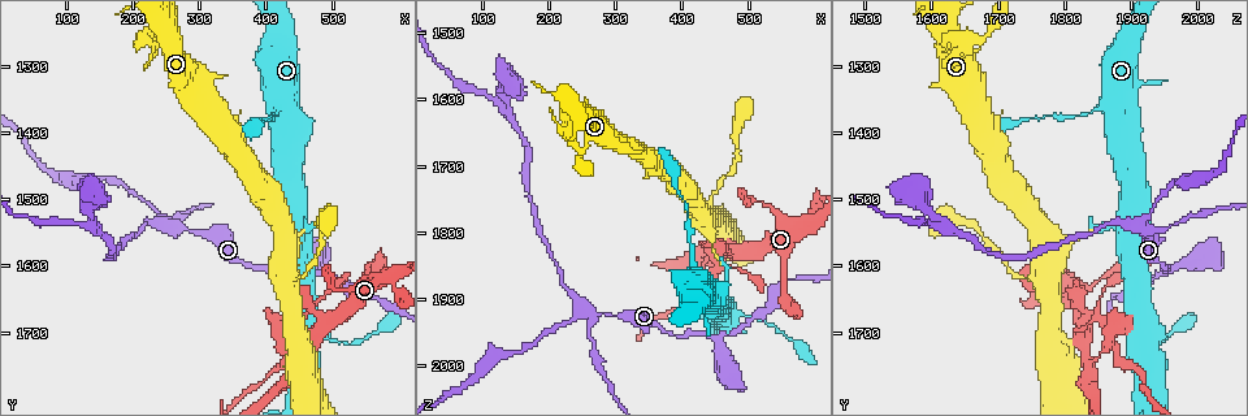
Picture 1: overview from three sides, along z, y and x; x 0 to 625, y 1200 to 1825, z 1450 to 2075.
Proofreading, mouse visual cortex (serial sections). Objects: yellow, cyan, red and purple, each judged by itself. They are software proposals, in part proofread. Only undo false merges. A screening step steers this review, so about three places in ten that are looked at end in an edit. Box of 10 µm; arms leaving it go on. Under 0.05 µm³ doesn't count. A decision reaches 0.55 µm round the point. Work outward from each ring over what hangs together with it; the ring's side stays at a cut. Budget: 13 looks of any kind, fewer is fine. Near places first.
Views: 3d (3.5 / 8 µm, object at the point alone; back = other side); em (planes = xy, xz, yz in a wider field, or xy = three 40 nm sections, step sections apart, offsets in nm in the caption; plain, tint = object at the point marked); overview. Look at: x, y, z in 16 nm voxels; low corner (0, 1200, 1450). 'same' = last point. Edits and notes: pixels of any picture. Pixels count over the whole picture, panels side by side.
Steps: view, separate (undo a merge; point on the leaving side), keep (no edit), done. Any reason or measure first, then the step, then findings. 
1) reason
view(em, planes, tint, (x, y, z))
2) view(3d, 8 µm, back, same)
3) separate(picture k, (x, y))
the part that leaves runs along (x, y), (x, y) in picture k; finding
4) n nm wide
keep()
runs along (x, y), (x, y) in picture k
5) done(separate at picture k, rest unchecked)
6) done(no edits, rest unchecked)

calibre changes
view(3d, 8 µm, (450, 1605, 1955))

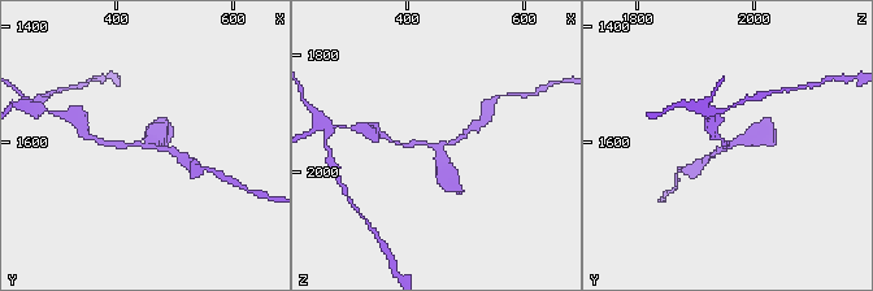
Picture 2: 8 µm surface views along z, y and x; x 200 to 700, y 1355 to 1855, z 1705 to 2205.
zoom in
view(3d, 3.5 µm, same)

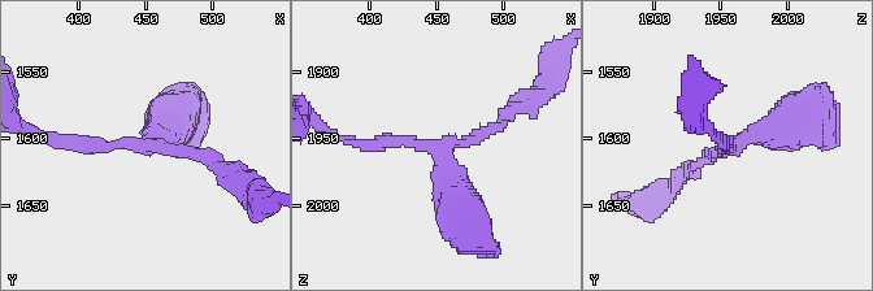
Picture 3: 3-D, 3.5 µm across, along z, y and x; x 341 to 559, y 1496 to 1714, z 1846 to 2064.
3 arms; arms of 150, 150, 450 nm; need the tissue
view(em, planes, tint, (444, 1602, 1958))

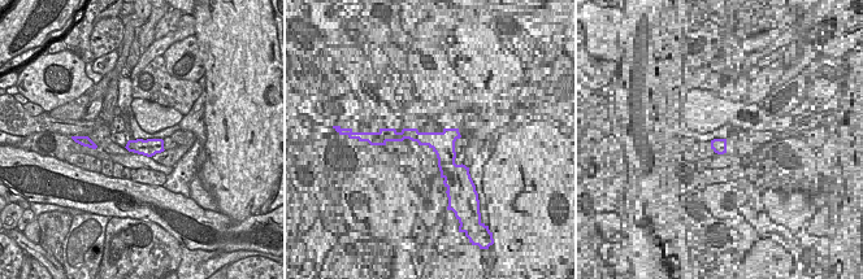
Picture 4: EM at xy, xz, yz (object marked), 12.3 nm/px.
220 nm wide
keep()
runs along (346, 140), (430, 147), (461, 213) in picture 3; continuous, no second cell

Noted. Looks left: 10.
sudden change in width
view(3d, 3.5 µm, back, (430, 1715, 1865))

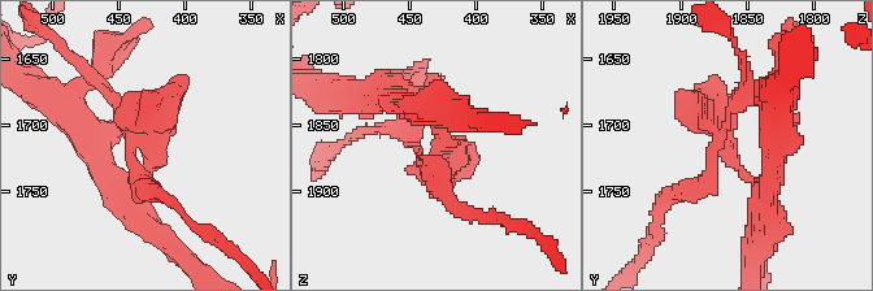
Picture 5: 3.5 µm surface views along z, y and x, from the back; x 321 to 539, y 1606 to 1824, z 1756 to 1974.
separate(picture 5, (698, 192))
the part that leaves runs along (716, 152), (652, 229) in picture 5; a second cell is stuck on

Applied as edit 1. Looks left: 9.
view(overview)

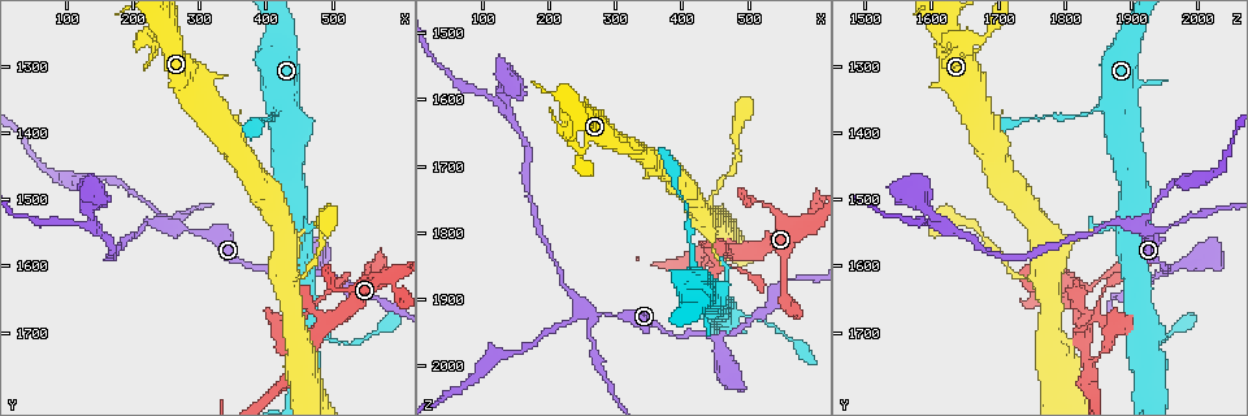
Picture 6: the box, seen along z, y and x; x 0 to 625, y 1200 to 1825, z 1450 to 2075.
branch point
view(3d, 3.5 µm, (435, 1630, 1780))

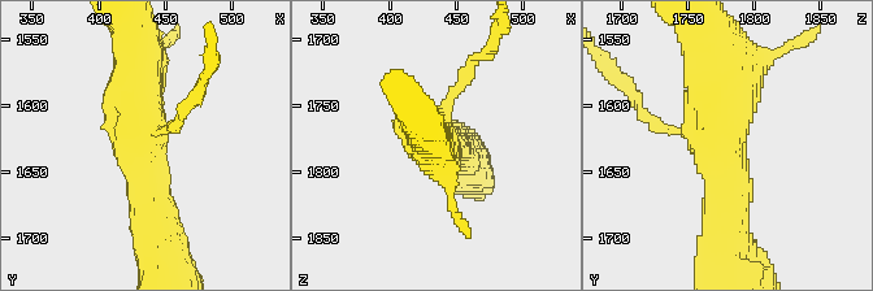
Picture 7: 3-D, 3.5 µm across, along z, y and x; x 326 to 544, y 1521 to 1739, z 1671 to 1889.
view(em, xy, step 5, tint, (434, 1628, 1778))

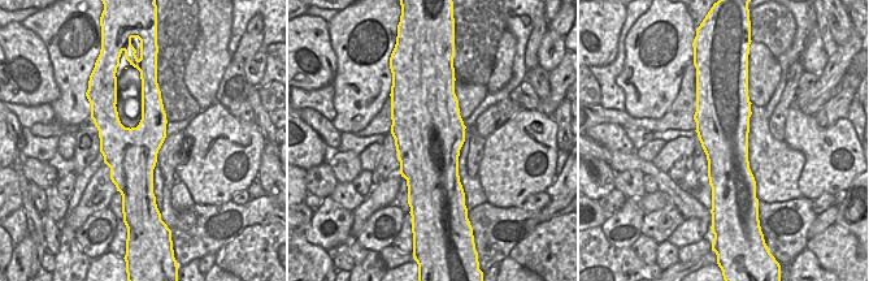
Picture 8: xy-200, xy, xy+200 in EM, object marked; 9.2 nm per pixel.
keep()
runs along (143, 53), (143, 182), (155, 230) in picture 7; one cell here

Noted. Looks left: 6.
four arms meet
view(3d, 3.5 µm, (255, 1540, 1910))

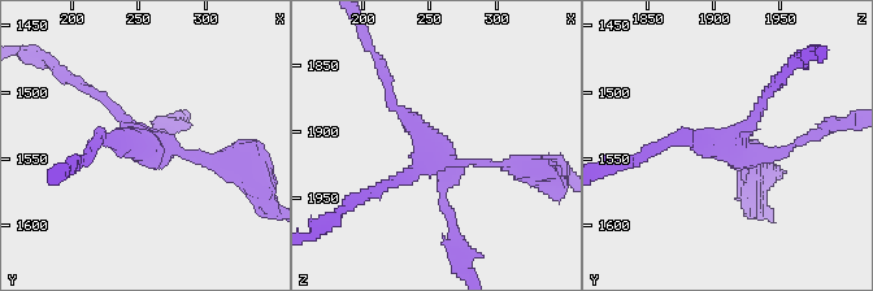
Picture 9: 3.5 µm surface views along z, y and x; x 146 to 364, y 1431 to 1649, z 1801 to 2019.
4 arms; arms of 100, 150, 150, 150 nm
view(em, xy, step 3, tint, (254, 1540, 1912))

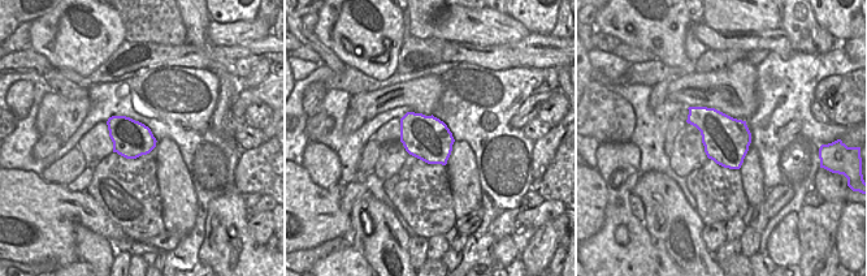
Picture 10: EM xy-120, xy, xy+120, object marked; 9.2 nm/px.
view(em, xy, step 5, tint, same)

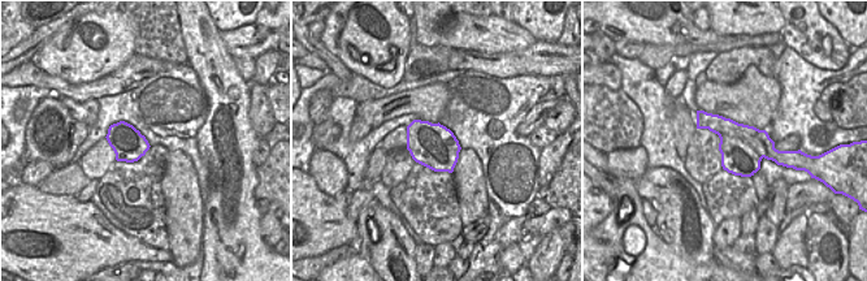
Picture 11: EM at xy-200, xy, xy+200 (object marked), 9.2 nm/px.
separate(picture 9, (117, 135))
a second cell is stuck on

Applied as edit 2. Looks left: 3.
a narrow waist
view(3d, 3.5 µm, (415, 1375, 1835))

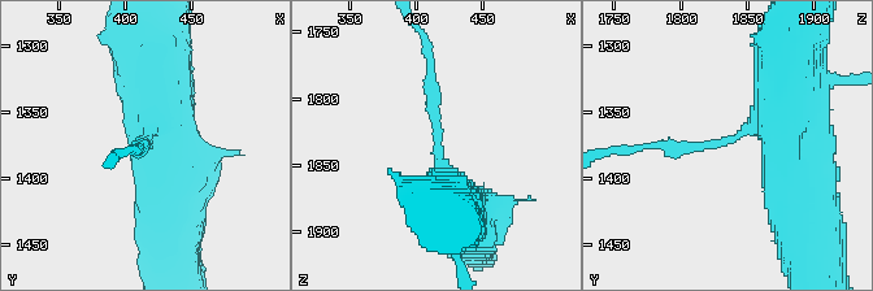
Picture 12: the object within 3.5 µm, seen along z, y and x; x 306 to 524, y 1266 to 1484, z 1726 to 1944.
arms of 200, 700 nm; need the tissue
view(em, xy, step 2, tint, (416, 1372, 1832))

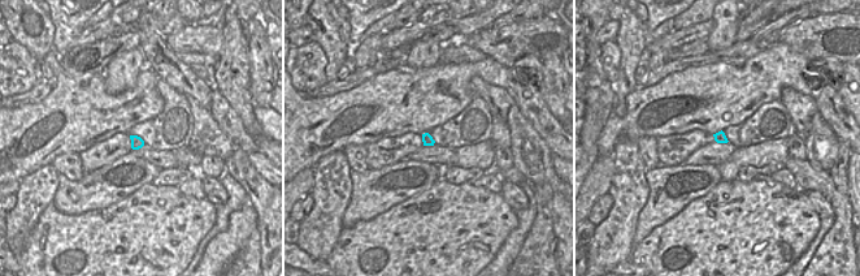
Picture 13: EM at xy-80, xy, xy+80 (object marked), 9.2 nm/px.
keep()
runs along (789, 105), (712, 146), (639, 146) in picture 12; one cell here

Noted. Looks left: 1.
done(separate at picture 5, separate at picture 9, rest unchecked)

